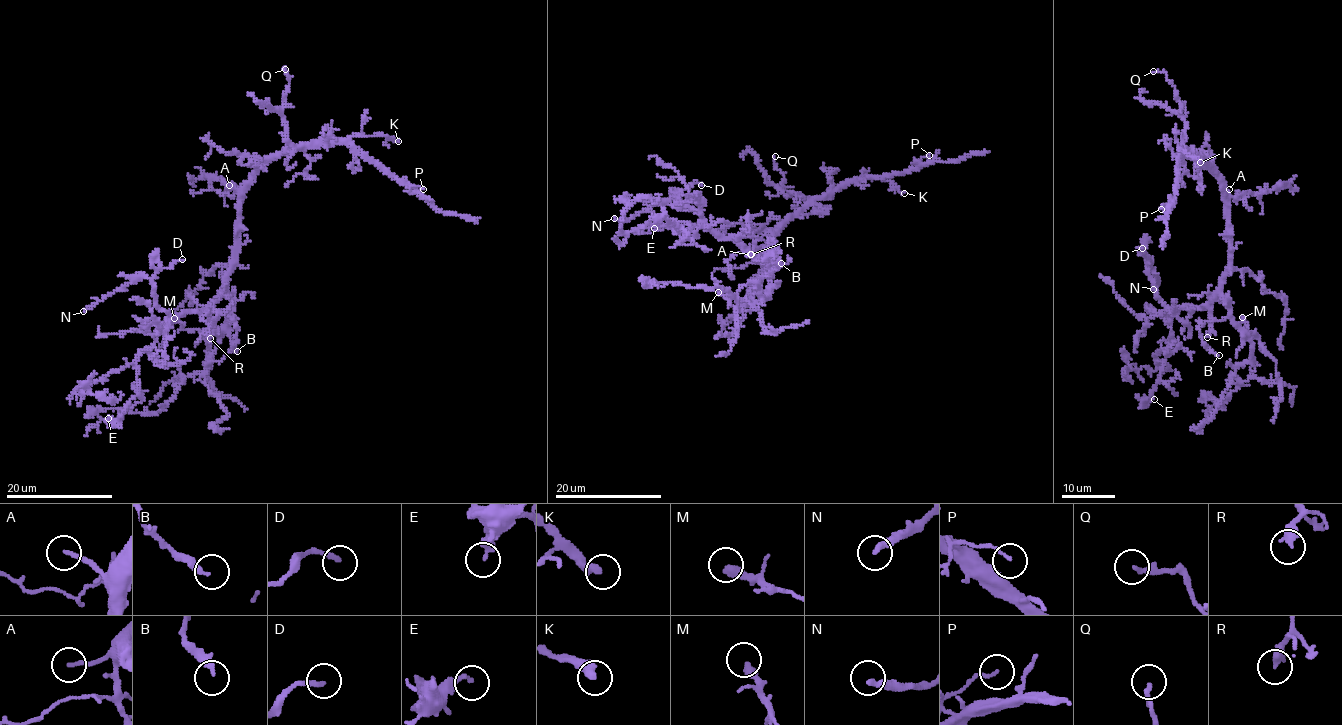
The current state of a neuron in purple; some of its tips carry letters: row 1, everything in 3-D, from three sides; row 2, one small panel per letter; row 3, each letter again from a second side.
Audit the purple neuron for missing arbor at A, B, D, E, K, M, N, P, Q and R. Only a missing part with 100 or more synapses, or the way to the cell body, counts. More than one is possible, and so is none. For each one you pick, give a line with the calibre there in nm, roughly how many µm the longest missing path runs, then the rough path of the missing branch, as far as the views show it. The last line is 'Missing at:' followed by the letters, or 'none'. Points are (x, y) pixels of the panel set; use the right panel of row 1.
K: calibre 360 nm; missing 80 µm
Missing at: K

